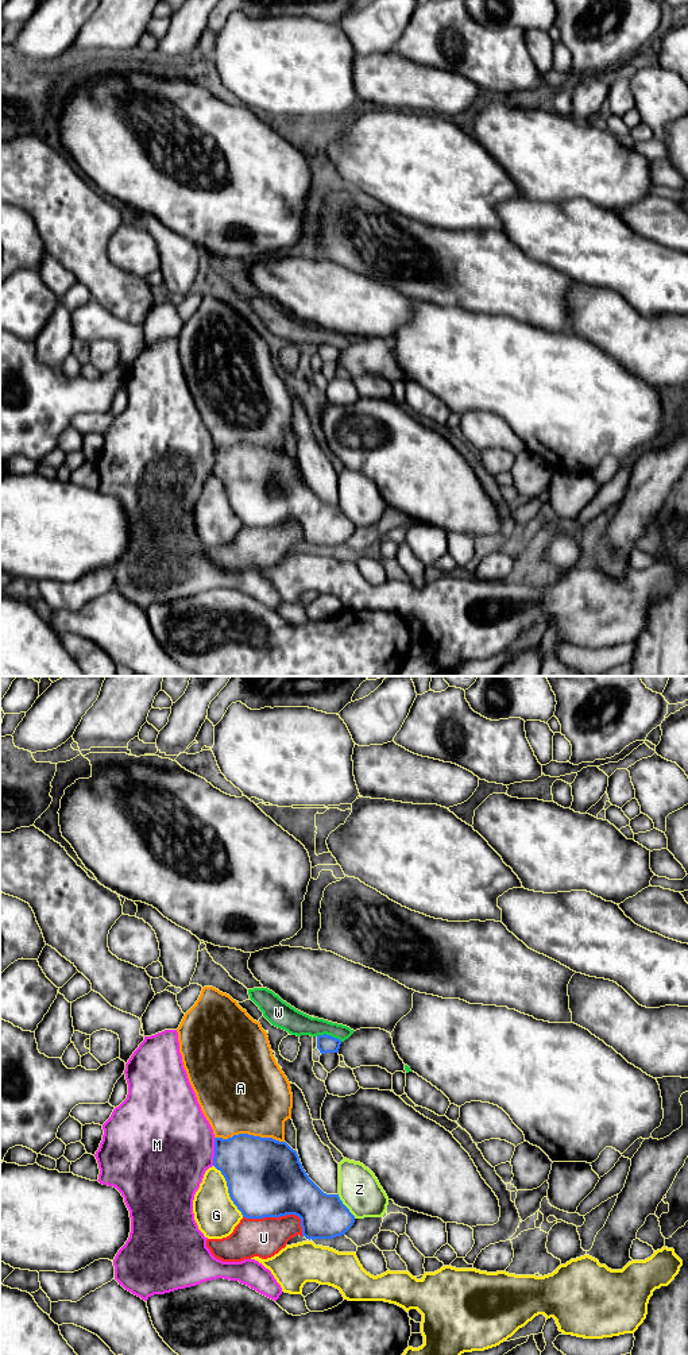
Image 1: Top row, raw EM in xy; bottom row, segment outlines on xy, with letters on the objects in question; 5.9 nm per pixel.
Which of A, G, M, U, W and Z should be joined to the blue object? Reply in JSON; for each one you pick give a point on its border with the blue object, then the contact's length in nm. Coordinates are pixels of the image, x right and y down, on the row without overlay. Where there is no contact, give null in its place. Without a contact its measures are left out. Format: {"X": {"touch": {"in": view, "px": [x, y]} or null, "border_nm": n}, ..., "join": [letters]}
{"join": []}

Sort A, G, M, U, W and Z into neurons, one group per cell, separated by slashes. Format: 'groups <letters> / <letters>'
groups A / G / M / U / W / Z

